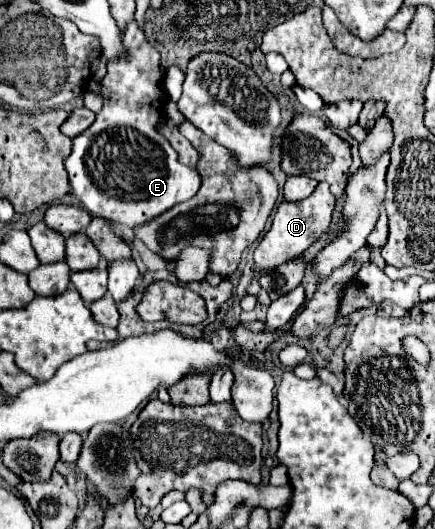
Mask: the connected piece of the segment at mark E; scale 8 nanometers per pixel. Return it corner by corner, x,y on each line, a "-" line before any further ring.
131,21
125,29
123,49
125,53
121,57
113,57
107,61
107,75
101,79
103,109
97,113
95,123
87,131
83,131
83,135
73,139
73,151
65,159
65,169
69,173
69,183
75,197
91,215
103,217
111,223
137,227
169,211
173,205
195,197
199,191
199,173
191,167
181,165
171,143
157,131
157,125
163,121
167,103
167,93
163,89
161,55
145,39
135,21

